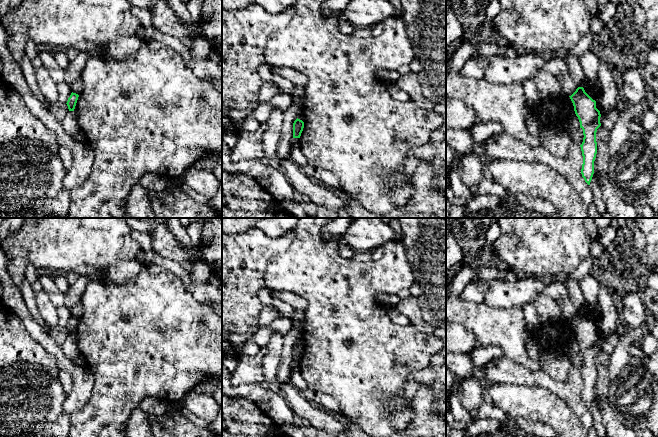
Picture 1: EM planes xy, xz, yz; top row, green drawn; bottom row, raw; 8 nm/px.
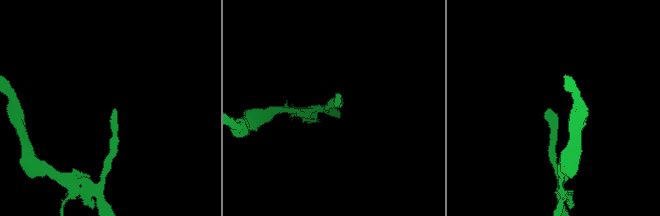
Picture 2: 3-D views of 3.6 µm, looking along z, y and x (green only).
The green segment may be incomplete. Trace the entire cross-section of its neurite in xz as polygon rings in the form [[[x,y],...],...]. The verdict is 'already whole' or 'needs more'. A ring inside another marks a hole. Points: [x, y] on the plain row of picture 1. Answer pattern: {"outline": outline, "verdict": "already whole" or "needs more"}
{"outline": [[[297,342],[293,347],[293,362],[300,362],[303,352],[304,346]]], "verdict": "already whole"}

